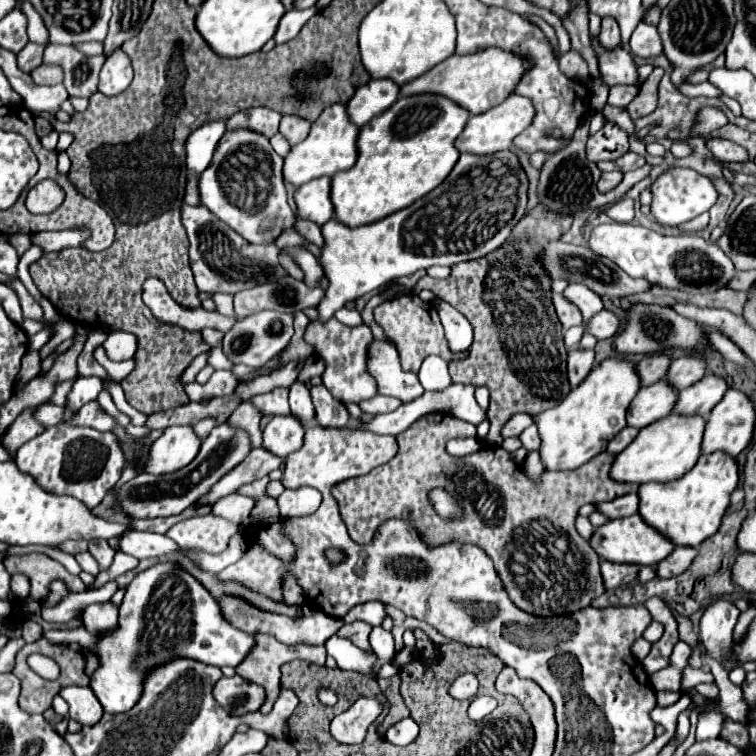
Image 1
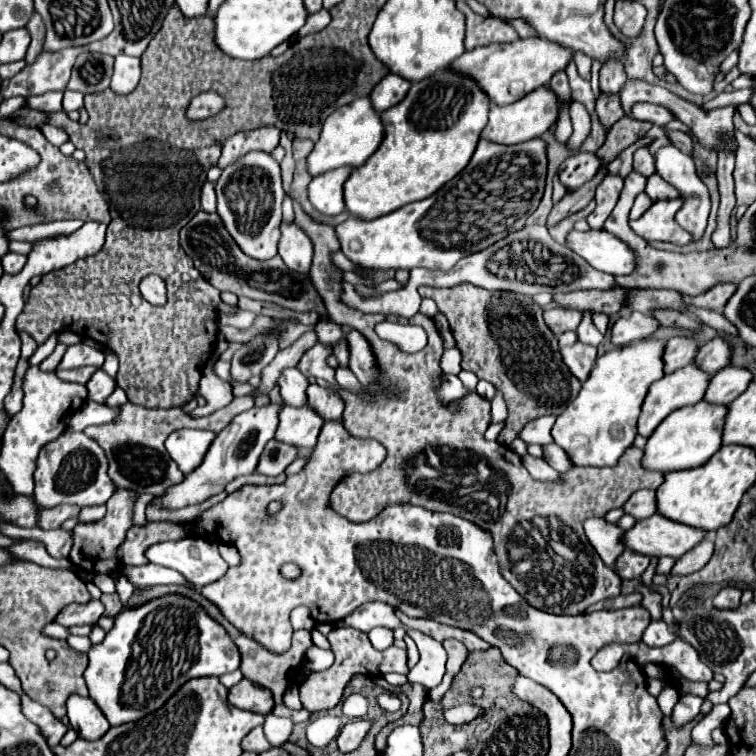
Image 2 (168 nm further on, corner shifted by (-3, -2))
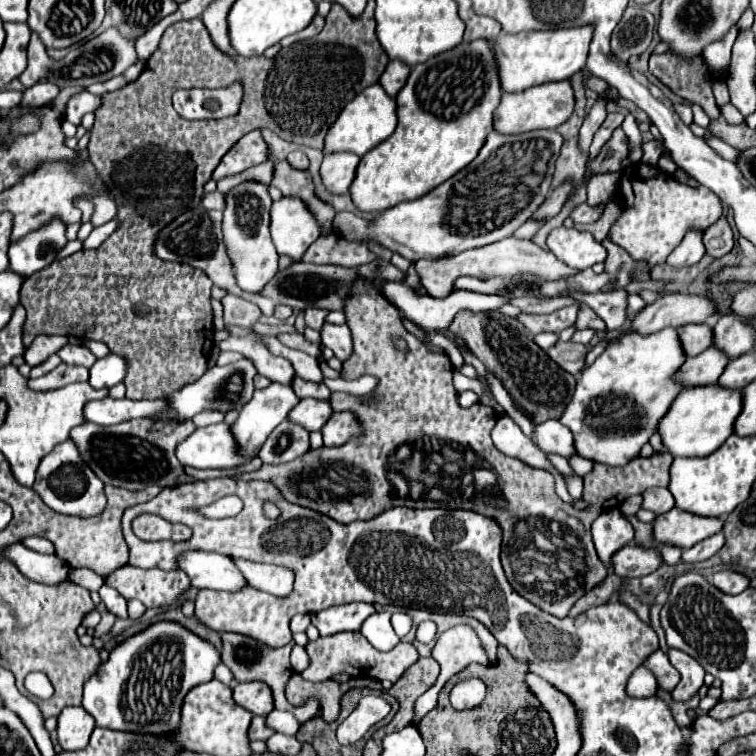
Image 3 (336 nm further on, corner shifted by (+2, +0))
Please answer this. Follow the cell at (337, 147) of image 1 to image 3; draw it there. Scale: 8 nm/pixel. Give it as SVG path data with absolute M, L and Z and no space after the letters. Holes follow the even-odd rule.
M374 84L366 90L362 90L362 94L358 94L358 98L354 98L354 102L348 102L344 106L342 114L336 118L334 126L330 126L330 130L326 134L324 152L346 150L346 152L354 152L358 156L364 156L368 150L372 150L380 142L384 142L394 132L396 124L398 124L396 98L388 96L380 84Z

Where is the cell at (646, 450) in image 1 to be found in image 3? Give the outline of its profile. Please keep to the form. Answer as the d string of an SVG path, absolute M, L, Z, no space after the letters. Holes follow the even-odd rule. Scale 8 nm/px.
M718 384L684 388L674 400L666 418L658 426L662 442L672 456L708 456L716 452L734 432L734 422L742 412L742 390L722 388Z

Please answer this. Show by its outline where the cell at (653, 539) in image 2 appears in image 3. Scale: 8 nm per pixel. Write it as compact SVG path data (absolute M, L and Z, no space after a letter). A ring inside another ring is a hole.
M672 508L670 512L656 518L654 540L680 548L690 548L696 542L720 532L722 526L722 518L698 518L698 514L690 514L682 508Z

